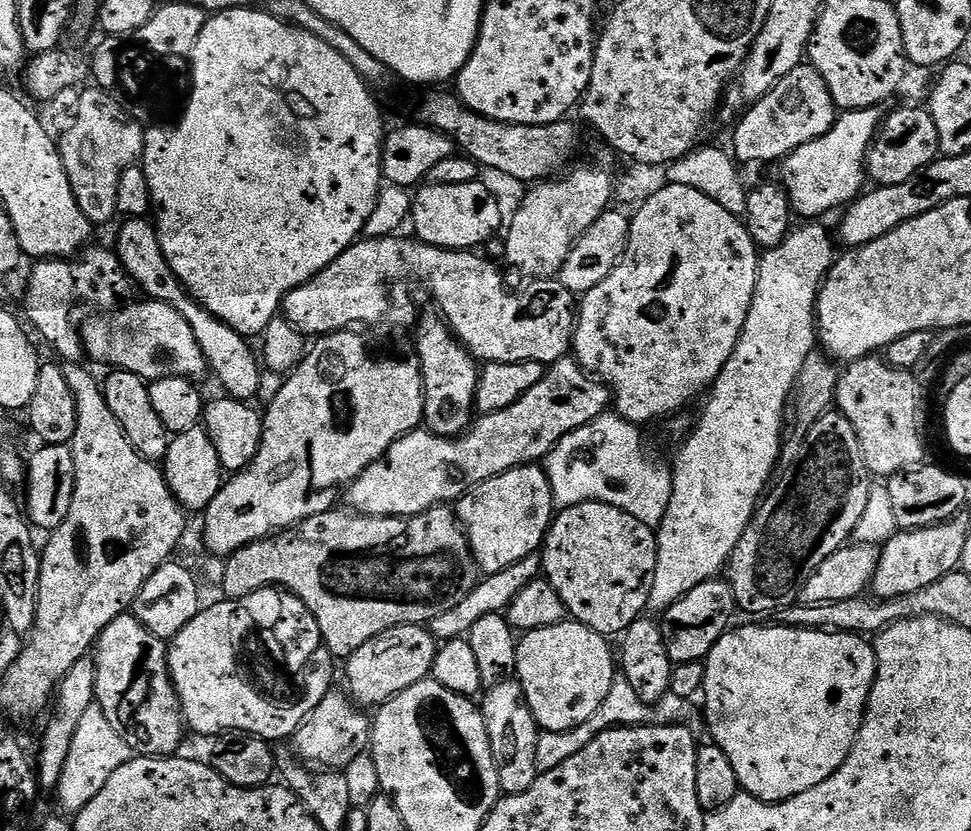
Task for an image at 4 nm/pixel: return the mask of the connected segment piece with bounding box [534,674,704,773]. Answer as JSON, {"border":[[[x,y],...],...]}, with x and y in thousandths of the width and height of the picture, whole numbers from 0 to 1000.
{"border":[[[642,811],[635,812],[634,818],[628,826],[628,835],[624,835],[624,845],[620,845],[620,850],[616,850],[616,854],[612,854],[612,859],[608,859],[608,864],[604,864],[604,869],[599,869],[599,874],[582,881],[557,880],[554,888],[554,899],[550,903],[553,930],[565,929],[574,922],[579,922],[579,917],[591,912],[591,907],[595,907],[595,903],[608,898],[608,893],[612,893],[612,888],[616,888],[616,883],[620,883],[624,878],[654,876],[668,871],[702,871],[718,886],[722,884],[725,878],[724,863],[714,844],[701,840],[693,833],[688,833],[677,847],[666,847],[661,845],[661,840],[657,840],[657,835],[653,835],[653,826],[649,826],[649,821]]]}

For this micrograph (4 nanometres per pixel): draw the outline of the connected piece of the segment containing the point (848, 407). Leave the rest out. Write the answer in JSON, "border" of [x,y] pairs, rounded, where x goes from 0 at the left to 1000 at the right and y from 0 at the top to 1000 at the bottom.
{"border":[[[902,426],[878,433],[870,443],[865,448],[859,486],[880,513],[895,569],[913,575],[949,562],[953,554],[952,525],[947,521],[947,458],[938,446],[923,443]]]}

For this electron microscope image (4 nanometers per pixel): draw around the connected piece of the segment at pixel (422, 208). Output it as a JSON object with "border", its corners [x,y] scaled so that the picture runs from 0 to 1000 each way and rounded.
{"border":[[[489,217],[480,219],[480,224],[451,224],[438,220],[427,232],[422,270],[428,273],[427,288],[434,289],[437,294],[448,298],[490,301],[495,297],[493,294],[501,292],[514,277],[515,268],[517,274],[520,265],[521,255],[519,260],[510,233],[498,219]]]}

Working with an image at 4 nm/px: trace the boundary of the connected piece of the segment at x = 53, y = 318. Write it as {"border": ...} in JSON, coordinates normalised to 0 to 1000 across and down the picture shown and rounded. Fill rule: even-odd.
{"border":[[[91,296],[77,310],[41,310],[36,314],[25,351],[25,375],[46,412],[68,436],[88,432],[83,391],[78,391],[78,371],[88,366],[95,373],[115,373],[127,367],[138,351],[136,336],[130,330],[118,302]]]}

